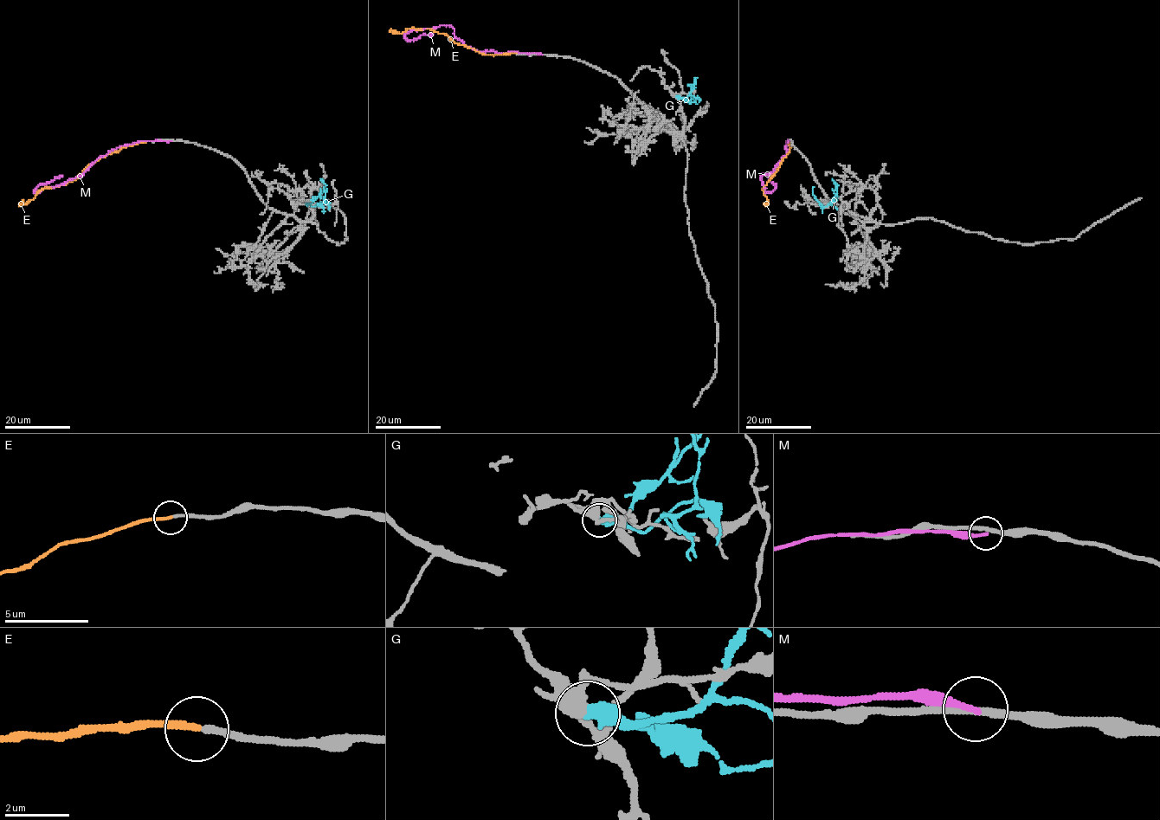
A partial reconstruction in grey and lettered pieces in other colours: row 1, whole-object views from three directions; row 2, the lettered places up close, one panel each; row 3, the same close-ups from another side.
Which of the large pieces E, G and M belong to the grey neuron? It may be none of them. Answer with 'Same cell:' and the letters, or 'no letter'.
Same cell: E

